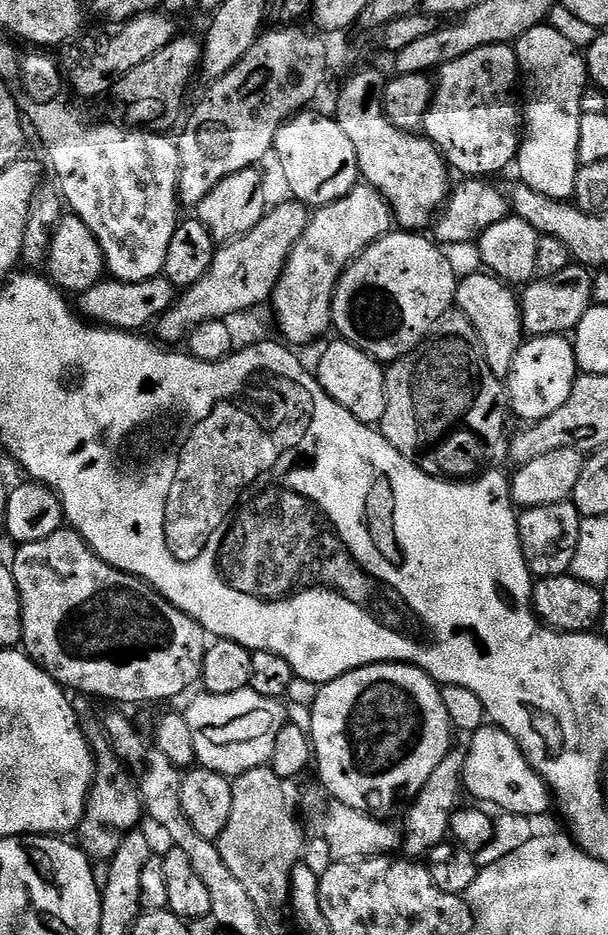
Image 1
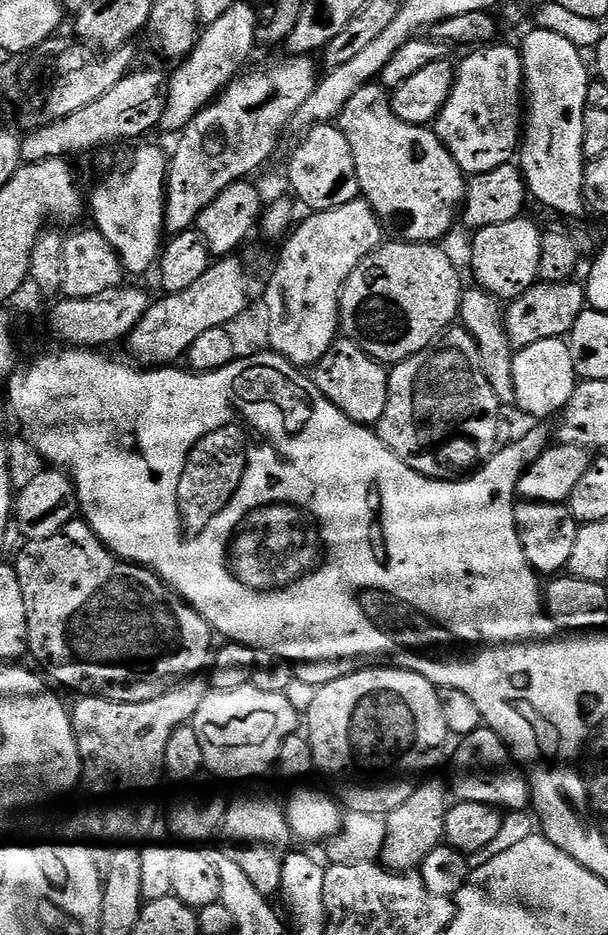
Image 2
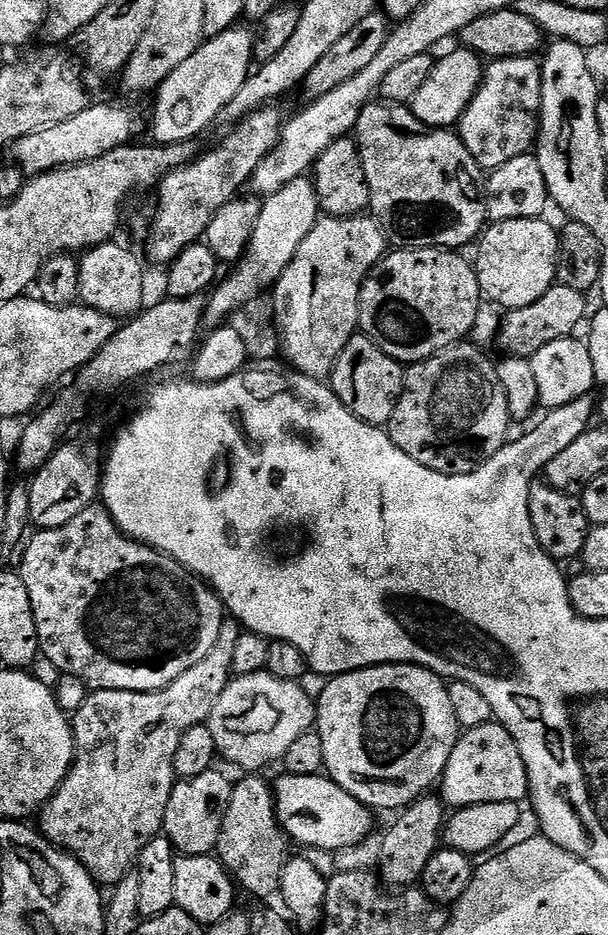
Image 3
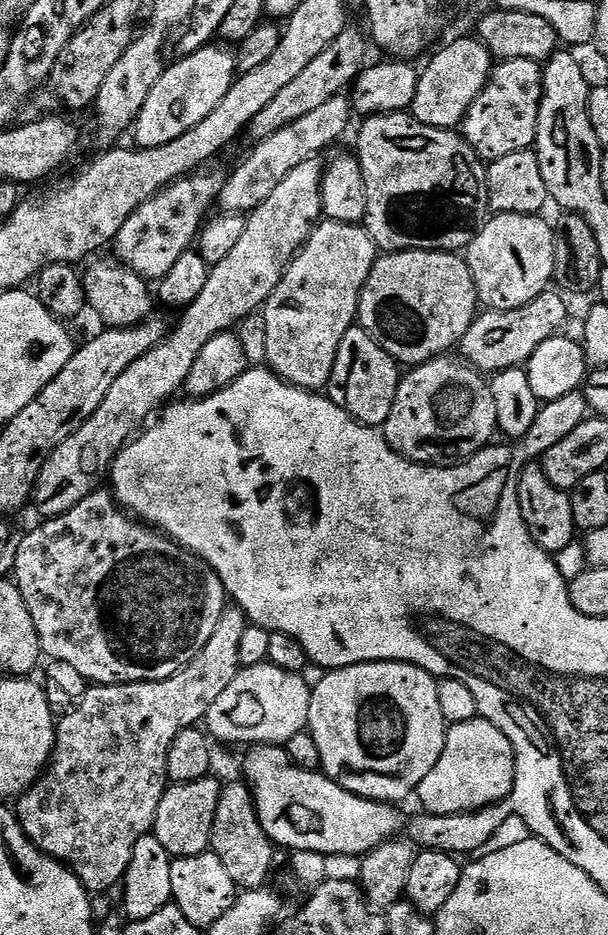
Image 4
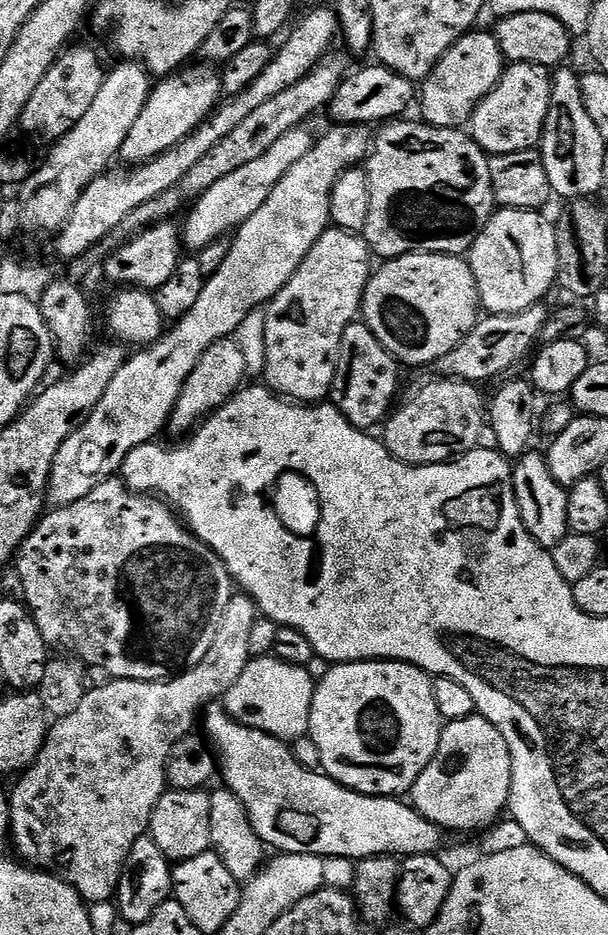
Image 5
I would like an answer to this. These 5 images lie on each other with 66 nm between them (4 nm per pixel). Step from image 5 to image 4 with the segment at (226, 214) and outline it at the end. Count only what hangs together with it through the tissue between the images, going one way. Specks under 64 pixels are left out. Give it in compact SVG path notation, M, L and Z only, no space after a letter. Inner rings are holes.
M341 94L332 100L318 106L318 110L306 114L306 118L298 118L290 126L278 130L270 138L259 141L255 145L252 156L248 156L230 175L225 179L224 188L220 191L219 207L225 213L238 212L241 214L251 213L270 194L274 194L274 186L294 170L294 166L302 166L302 162L319 157L320 151L327 144L332 144L348 128L348 119L354 116L354 109L347 95ZM224 207L224 208L223 208Z

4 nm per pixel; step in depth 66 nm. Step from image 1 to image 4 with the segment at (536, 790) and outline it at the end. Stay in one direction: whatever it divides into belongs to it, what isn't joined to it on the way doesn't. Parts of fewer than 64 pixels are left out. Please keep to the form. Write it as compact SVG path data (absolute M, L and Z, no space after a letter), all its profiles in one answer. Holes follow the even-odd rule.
M477 718L449 727L442 758L434 762L434 770L422 778L418 797L424 803L423 811L433 816L476 812L492 804L507 801L512 794L516 777L516 755L510 738L489 720Z

